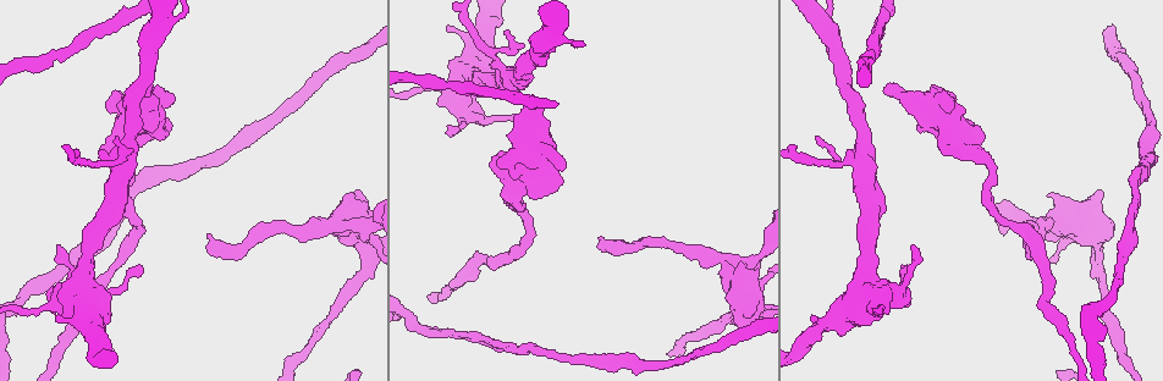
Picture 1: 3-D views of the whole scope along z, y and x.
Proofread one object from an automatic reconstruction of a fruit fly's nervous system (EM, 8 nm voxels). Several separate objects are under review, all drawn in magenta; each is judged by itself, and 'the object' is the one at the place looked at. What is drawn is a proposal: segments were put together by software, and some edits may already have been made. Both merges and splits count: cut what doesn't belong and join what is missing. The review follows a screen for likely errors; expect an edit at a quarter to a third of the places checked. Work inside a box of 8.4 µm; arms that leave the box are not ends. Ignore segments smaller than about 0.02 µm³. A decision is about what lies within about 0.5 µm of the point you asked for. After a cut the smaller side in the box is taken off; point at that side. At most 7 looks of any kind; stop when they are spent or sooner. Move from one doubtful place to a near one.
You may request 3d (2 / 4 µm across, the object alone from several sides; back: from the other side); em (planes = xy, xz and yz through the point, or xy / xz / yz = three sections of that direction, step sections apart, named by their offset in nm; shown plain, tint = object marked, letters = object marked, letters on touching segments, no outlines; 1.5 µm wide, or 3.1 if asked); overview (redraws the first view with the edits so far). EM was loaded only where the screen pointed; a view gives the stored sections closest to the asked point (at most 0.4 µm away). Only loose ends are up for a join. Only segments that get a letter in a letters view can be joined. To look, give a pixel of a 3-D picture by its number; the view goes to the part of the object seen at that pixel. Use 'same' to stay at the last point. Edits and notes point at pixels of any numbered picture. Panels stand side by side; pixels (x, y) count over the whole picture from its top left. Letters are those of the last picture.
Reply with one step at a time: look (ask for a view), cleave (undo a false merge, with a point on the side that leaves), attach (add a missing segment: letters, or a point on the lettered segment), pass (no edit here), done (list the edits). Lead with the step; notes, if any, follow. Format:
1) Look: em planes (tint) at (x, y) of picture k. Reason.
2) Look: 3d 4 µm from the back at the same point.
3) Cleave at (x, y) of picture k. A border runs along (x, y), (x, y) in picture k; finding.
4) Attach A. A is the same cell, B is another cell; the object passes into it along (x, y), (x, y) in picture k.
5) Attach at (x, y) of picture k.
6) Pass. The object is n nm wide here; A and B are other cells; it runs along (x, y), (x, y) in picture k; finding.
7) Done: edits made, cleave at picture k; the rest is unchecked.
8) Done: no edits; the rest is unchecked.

Look: 3d 2 µm at (597, 238) of picture 1. End of a long branch.

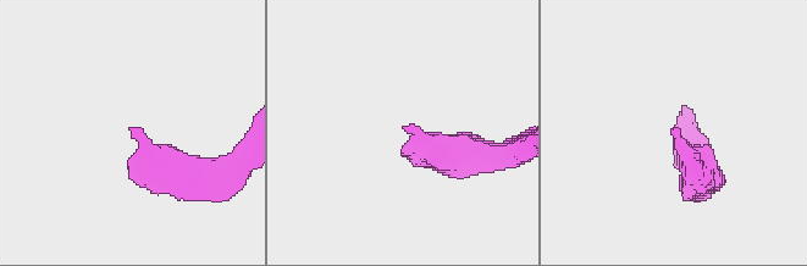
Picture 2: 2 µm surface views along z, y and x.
Look: em yz step 4 (letters) at (677, 128) of picture 2. Need the tissue.

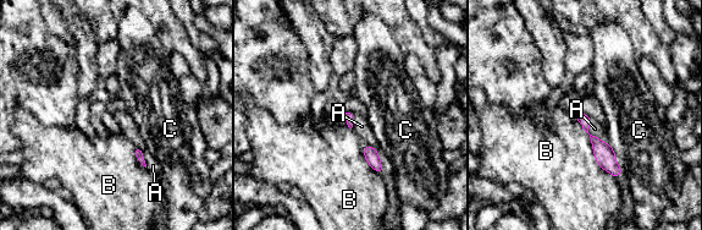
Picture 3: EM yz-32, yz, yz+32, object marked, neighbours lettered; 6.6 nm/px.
Look: em xz step 8 (letters) at the same point.

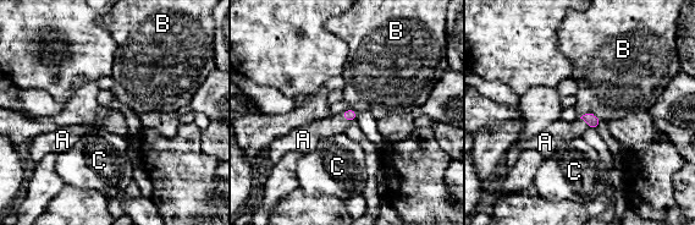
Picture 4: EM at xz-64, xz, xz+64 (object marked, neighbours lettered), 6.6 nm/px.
Attach A. The longest contact is with B, 150 nm; A is the same cell, B and C are other cells; the object passes into it along (593, 121), (584, 120), (560, 131) in picture 4; it goes on there.

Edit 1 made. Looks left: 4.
Look: overview.

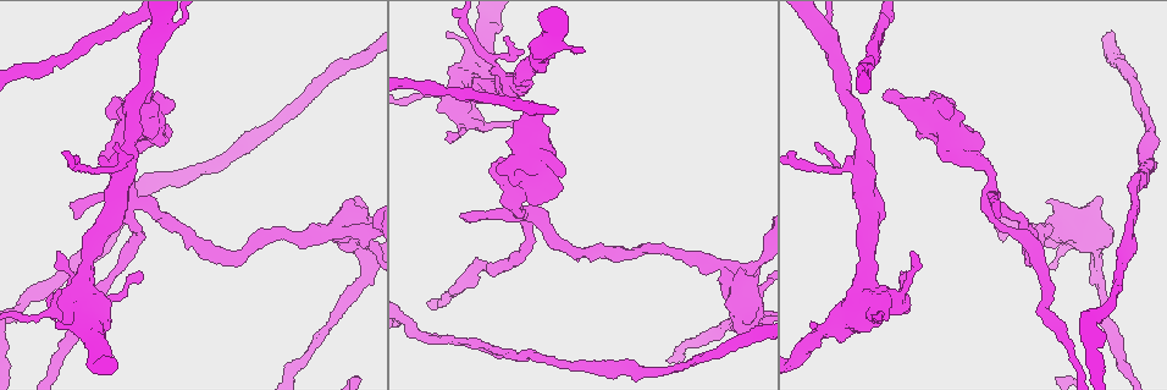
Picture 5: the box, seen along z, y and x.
Look: em planes (letters) at (105, 108) of picture 5. Branch stops here.

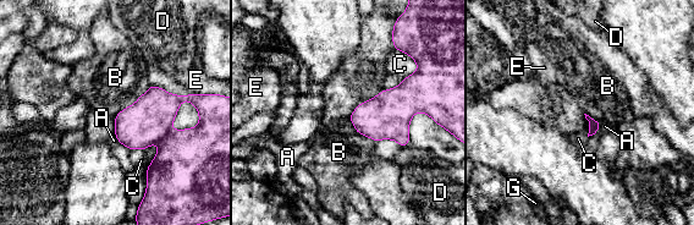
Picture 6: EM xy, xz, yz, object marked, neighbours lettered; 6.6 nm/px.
Pass. A, B, C, D, E and G are other cells; a border runs along (150, 84), (132, 104), (114, 116) in picture 6; no lettered segment goes on from it.

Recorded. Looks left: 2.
Done: edits made, attach at picture 4; the rest is unchecked.

